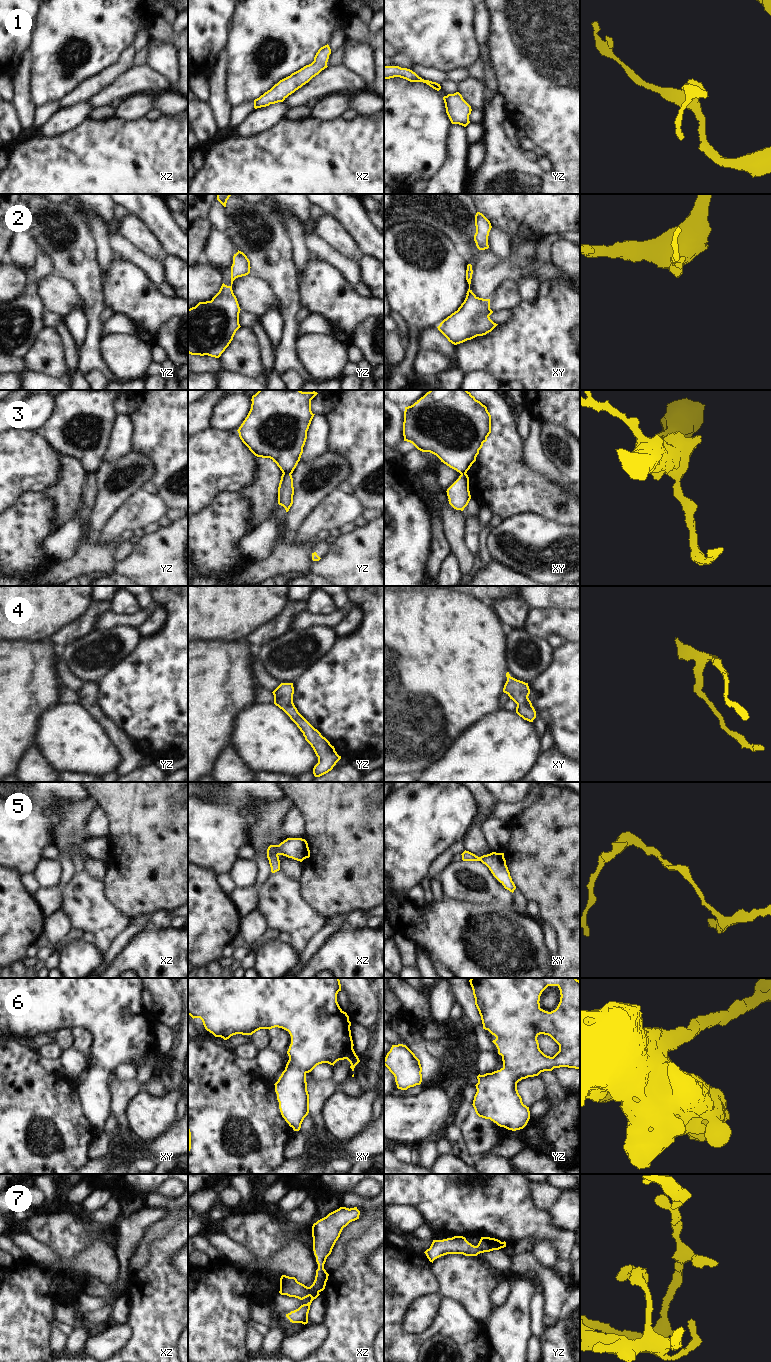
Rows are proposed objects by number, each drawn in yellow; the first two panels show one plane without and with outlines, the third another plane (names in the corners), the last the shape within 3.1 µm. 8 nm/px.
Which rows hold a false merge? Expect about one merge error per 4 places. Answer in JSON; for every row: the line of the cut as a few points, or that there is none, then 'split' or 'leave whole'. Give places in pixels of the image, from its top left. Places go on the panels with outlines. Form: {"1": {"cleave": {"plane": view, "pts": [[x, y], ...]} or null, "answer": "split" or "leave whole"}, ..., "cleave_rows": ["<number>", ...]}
{"1": {"cleave": null, "answer": "leave whole"}, "2": {"cleave": null, "answer": "leave whole"}, "3": {"cleave": {"plane": "yz", "pts": [[283, 473], [290, 474]]}, "answer": "split"}, "4": {"cleave": null, "answer": "leave whole"}, "5": {"cleave": null, "answer": "leave whole"}, "6": {"cleave": null, "answer": "leave whole"}, "7": {"cleave": null, "answer": "leave whole"}, "cleave_rows": ["3"]}

